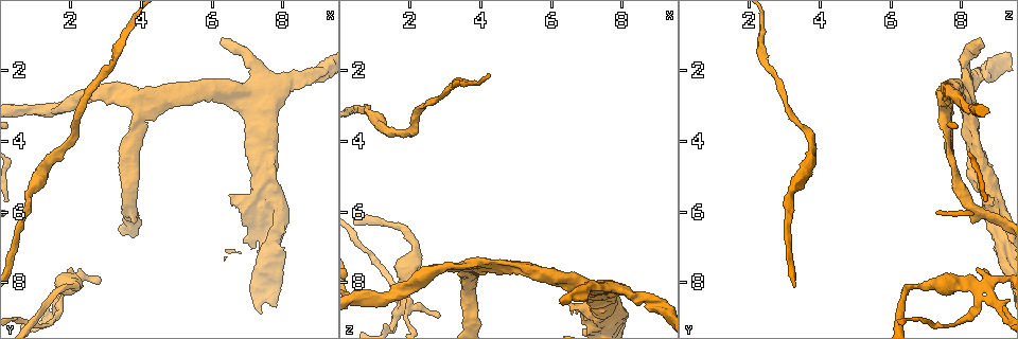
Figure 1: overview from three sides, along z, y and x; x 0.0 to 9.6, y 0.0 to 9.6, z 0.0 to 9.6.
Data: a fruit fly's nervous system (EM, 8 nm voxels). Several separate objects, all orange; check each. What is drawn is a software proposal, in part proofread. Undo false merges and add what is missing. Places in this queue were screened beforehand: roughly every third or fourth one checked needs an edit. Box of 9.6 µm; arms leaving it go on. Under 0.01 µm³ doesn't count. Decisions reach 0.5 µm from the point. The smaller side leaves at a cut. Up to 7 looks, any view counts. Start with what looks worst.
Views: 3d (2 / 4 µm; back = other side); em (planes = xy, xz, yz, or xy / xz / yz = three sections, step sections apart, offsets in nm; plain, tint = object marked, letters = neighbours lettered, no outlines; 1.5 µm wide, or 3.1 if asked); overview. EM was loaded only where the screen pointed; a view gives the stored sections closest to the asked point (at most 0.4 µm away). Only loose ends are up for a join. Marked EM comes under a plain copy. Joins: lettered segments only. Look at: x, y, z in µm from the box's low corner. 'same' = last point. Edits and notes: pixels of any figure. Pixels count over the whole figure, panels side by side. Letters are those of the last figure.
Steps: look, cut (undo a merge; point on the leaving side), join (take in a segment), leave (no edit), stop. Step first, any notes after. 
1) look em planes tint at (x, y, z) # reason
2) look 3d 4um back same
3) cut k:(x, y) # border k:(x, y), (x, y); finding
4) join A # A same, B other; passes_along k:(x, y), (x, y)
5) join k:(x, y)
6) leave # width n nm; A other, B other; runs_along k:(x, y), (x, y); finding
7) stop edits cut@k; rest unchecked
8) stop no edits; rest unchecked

look 3d 4um at (6.30, 1.10, 8.60) # branch stops here

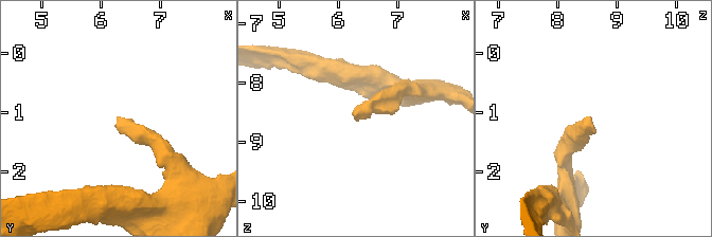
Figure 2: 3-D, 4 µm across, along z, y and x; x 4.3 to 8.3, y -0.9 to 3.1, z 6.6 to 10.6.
look em planes letters at (6.30, 1.10, 8.60)

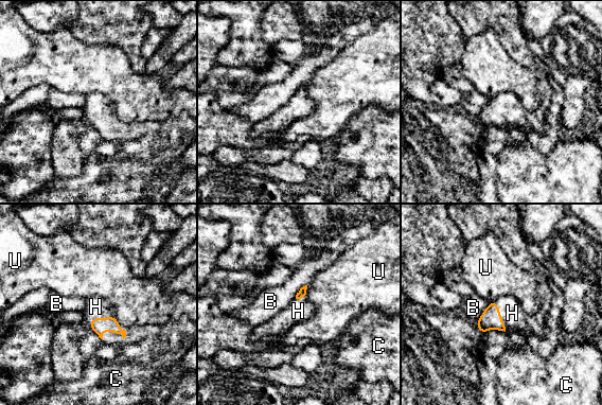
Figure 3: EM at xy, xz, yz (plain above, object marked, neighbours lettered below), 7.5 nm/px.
join H # B other, C other, H same, U other; passes_along 3:(491, 319), (500, 316), (512, 313); it goes on there

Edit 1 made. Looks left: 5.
look overview

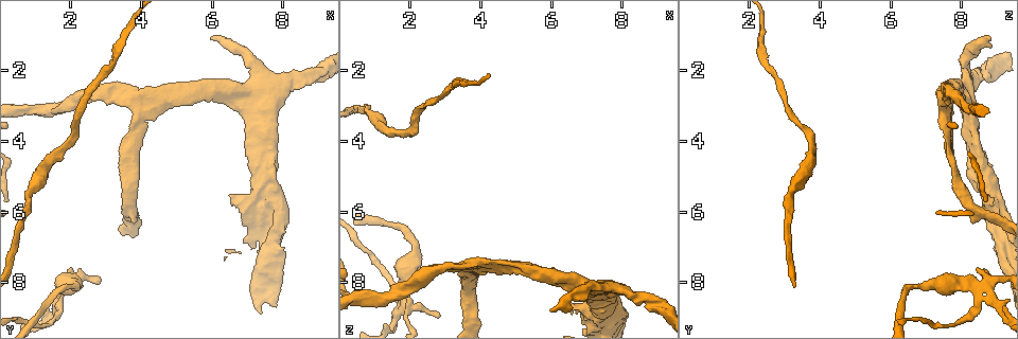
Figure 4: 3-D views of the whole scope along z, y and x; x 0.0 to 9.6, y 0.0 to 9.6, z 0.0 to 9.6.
look em planes letters at (2.90, 7.95, 8.90) # branch stops here

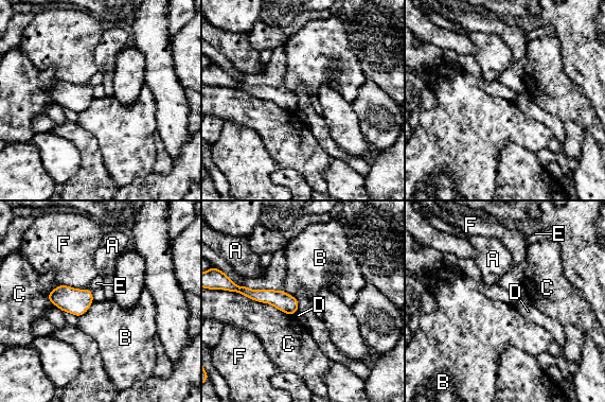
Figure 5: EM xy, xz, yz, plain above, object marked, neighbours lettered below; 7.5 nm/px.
leave # longest_contact C 500 nm; A other, B other, C other, D other, E other, F other; no lettered segment goes on from it

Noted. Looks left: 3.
look em xy step 4 letters at (7.45, 4.30, 8.45) # branch point

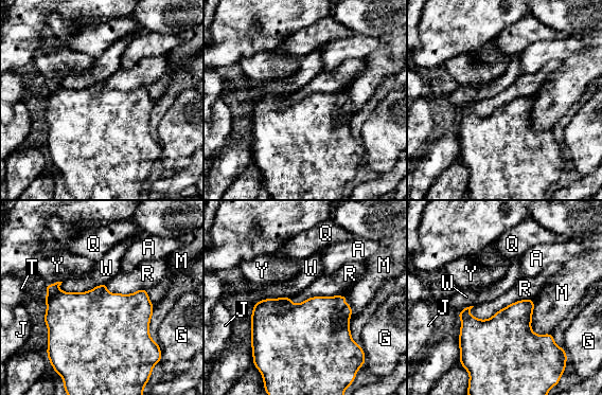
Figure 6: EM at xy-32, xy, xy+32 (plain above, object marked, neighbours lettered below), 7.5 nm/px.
leave # A other, G other, J other, M other, Q other, R other, T other, W other, Y other; border 6:(531, 298), (485, 319), (467, 313); all the same neuron

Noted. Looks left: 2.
stop edits join@3; rest unchecked

